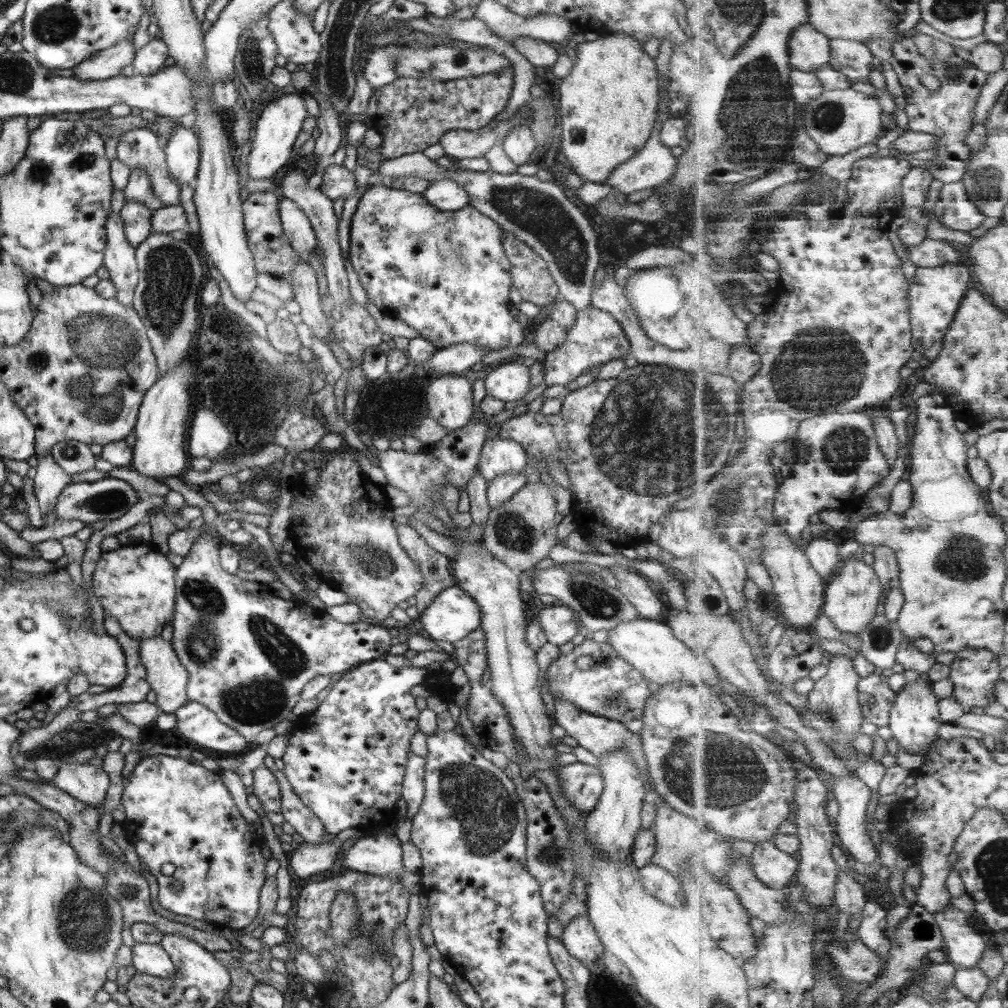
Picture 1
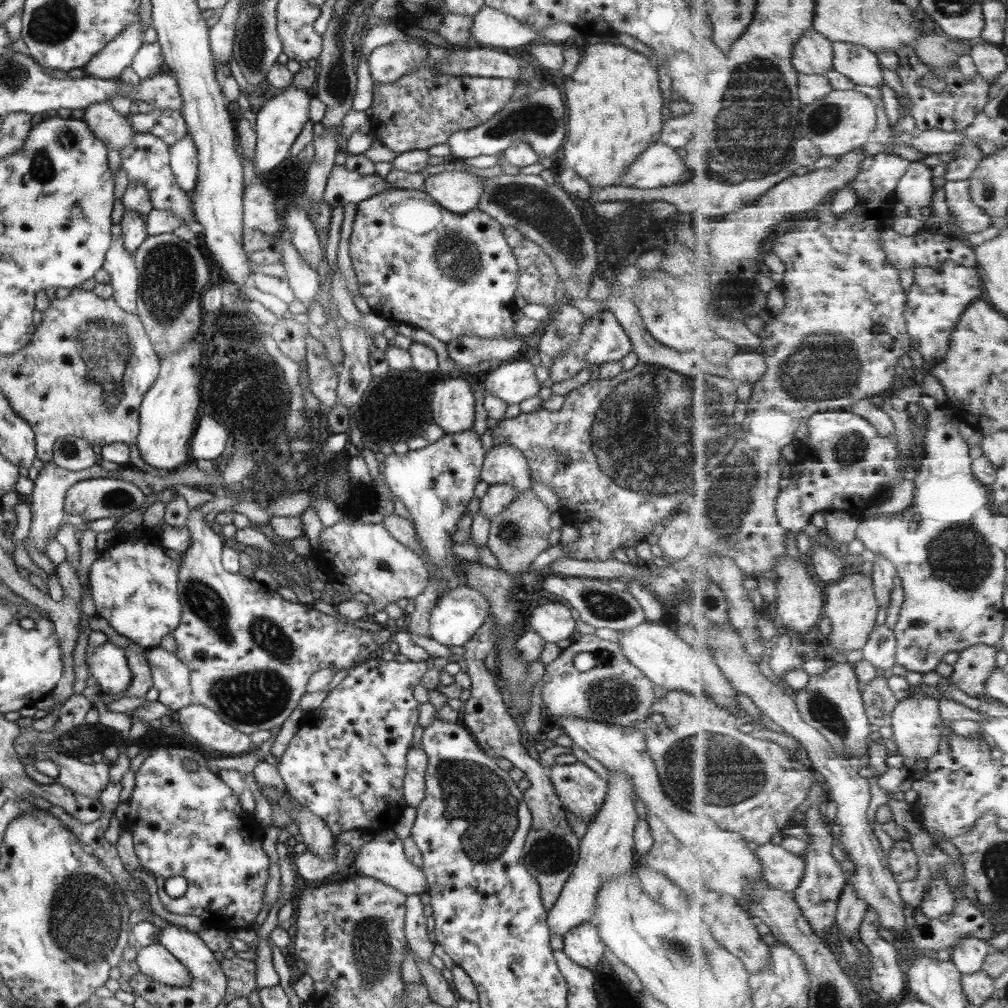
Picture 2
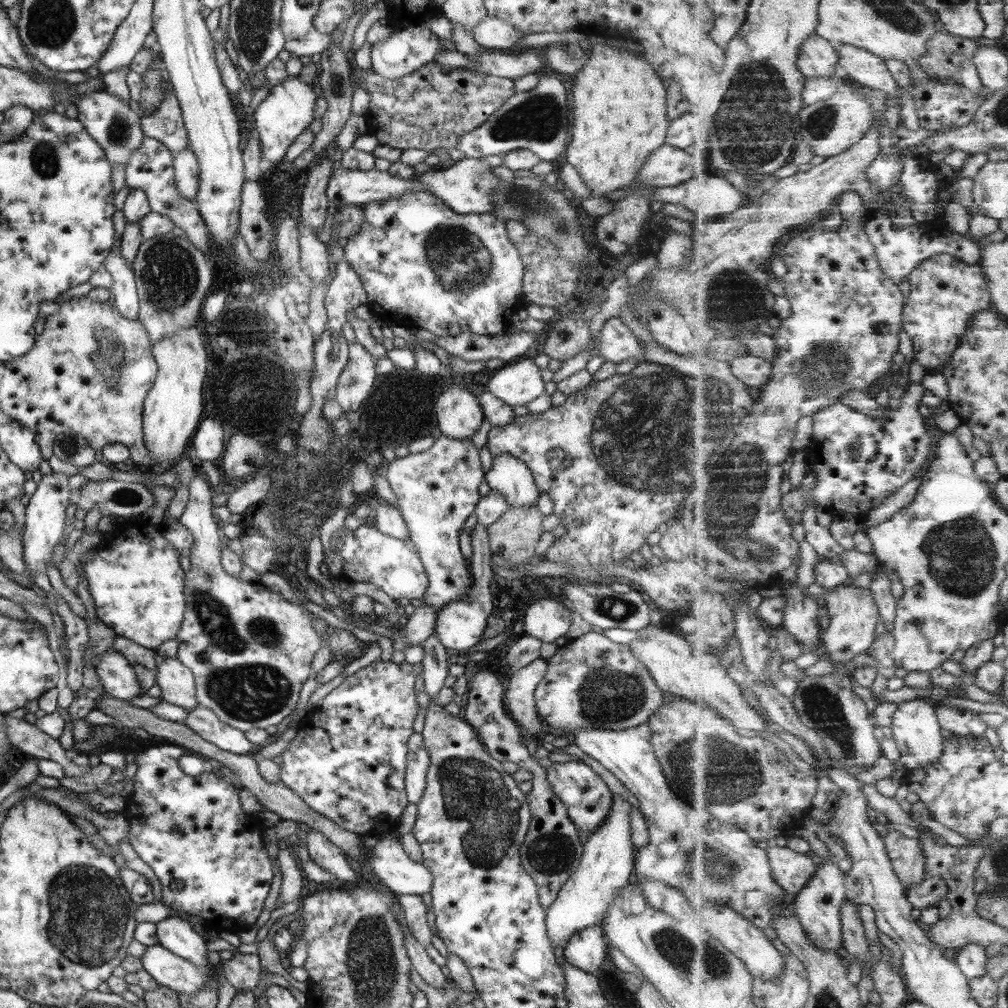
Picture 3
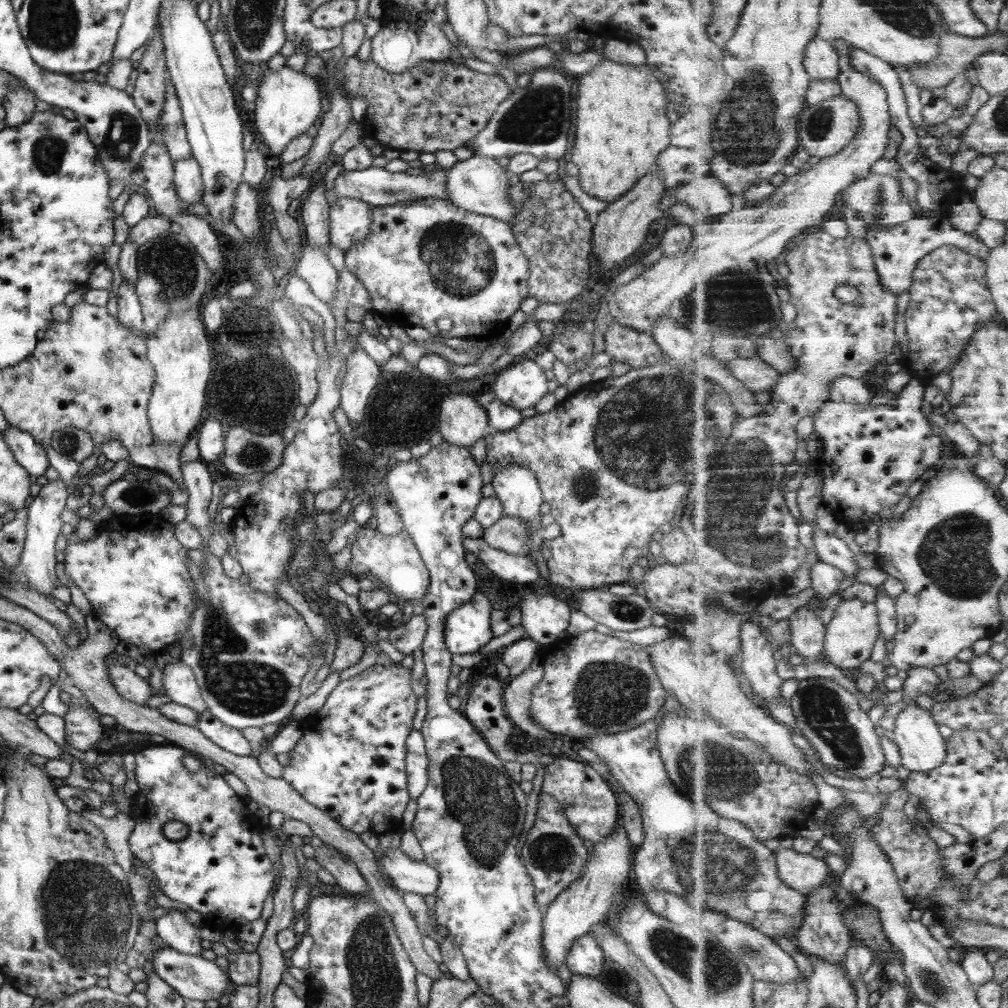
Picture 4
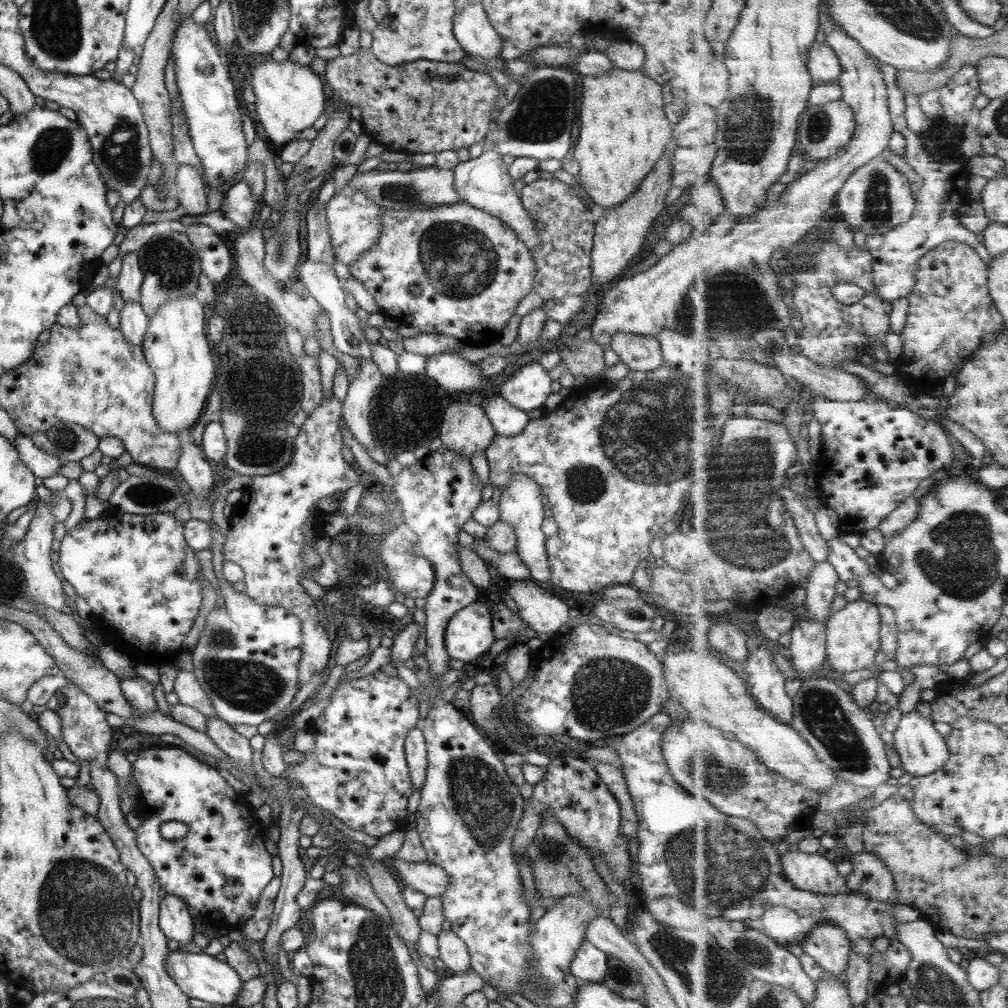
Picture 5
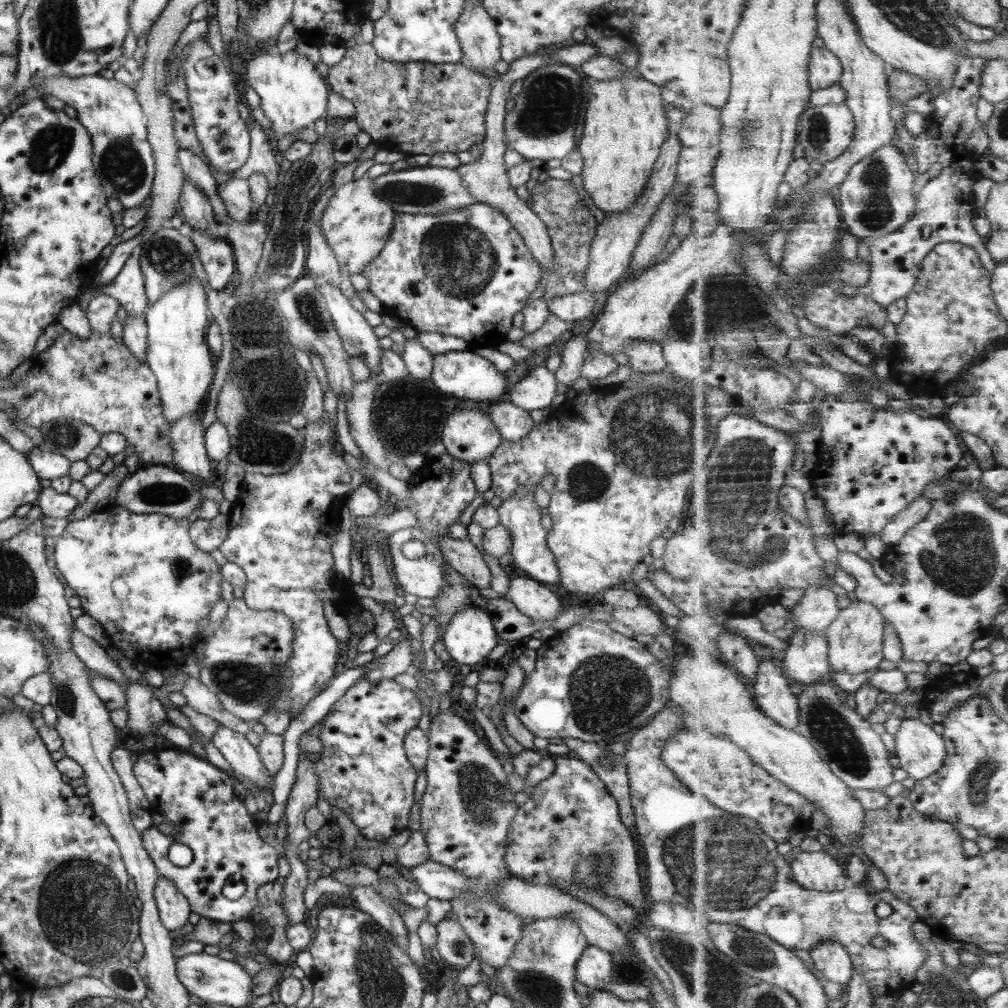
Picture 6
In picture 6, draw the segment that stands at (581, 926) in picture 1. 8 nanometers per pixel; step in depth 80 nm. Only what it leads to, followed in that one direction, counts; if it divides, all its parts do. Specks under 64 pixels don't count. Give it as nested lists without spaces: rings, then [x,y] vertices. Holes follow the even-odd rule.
[[[585,946],[575,964],[575,981],[593,991],[608,989],[613,968],[612,955],[596,947]]]

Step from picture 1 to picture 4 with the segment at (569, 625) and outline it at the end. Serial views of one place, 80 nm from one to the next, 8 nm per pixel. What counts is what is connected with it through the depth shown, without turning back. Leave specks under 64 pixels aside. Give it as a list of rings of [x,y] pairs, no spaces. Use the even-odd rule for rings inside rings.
[[[529,592],[519,601],[520,625],[539,646],[547,646],[565,632],[569,620],[568,604],[553,596]]]

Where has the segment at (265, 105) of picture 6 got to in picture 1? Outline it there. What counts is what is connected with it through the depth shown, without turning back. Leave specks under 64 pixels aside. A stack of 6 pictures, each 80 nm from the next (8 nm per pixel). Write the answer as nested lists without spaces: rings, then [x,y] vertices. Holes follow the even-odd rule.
[[[300,92],[283,94],[274,102],[268,103],[262,110],[255,124],[255,136],[251,140],[247,154],[247,174],[253,180],[271,179],[271,176],[288,161],[292,155],[296,136],[299,134],[303,120],[308,116]]]

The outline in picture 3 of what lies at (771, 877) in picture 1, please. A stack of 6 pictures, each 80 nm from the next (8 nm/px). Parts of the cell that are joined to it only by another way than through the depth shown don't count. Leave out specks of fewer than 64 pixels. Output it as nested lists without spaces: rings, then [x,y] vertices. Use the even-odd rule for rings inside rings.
[[[776,844],[766,848],[773,878],[789,893],[806,887],[820,865],[816,857],[807,856],[789,847]]]

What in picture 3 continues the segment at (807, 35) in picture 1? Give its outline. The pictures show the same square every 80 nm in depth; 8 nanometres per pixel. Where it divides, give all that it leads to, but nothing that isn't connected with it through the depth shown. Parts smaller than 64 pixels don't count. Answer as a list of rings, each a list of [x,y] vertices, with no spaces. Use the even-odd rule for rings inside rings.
[[[816,33],[805,40],[798,60],[800,71],[807,77],[828,76],[840,73],[839,54],[836,45]]]

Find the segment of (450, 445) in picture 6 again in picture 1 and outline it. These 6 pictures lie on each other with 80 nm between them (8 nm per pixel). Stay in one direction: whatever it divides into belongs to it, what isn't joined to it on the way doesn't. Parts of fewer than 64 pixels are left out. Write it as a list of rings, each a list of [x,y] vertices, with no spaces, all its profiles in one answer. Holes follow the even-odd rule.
[[[445,373],[430,380],[424,392],[428,415],[448,431],[465,426],[473,411],[470,383],[467,374]]]

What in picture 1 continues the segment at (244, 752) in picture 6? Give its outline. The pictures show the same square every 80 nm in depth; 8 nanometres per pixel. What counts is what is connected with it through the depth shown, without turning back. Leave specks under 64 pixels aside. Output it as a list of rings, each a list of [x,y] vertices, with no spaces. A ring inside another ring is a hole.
[[[187,699],[175,712],[173,731],[197,746],[238,755],[247,742],[208,708]]]

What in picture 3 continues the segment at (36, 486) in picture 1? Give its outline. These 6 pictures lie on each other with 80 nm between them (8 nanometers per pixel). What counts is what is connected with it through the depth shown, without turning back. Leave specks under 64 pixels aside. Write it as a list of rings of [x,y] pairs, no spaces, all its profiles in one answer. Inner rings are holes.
[[[47,474],[37,482],[35,492],[27,498],[25,506],[24,532],[22,534],[22,558],[26,569],[33,576],[35,572],[45,572],[45,565],[50,561],[53,546],[61,540],[64,528],[65,509],[70,496],[67,476],[63,474]]]

